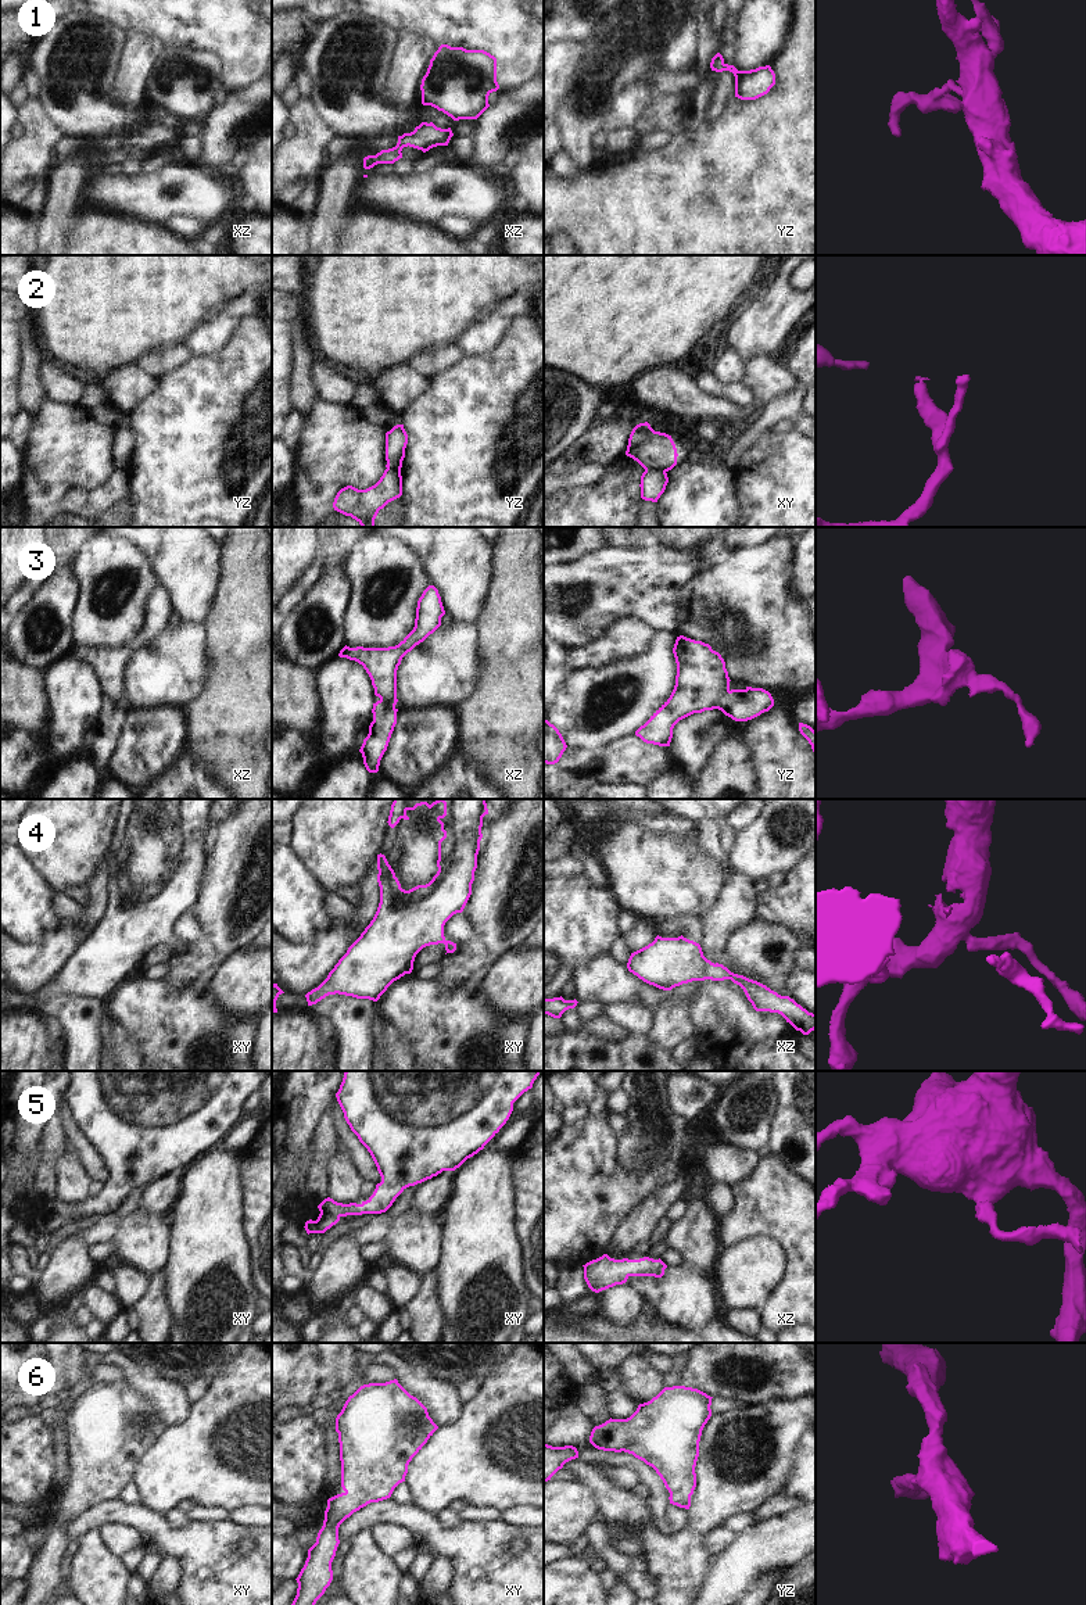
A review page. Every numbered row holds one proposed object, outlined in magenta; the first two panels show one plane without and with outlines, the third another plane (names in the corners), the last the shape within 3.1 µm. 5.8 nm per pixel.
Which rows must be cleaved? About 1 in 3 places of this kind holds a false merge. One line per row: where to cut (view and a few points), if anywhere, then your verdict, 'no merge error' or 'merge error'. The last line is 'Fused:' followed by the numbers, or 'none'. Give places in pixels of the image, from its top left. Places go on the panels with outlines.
1: cut none; no merge error
2: cut xy (645, 468), (659, 468), (665, 472); merge error
3: cut yz (728, 690), (714, 708); merge error
4: cut none; no merge error
5: cut none; no merge error
6: cut none; no merge error
Fused: 2, 3

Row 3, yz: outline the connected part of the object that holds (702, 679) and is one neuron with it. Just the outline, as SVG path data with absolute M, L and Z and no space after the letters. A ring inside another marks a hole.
M680 635L673 653L677 663L674 689L635 731L644 742L659 746L670 746L673 728L680 720L716 709L721 696L730 691L725 662L709 644Z

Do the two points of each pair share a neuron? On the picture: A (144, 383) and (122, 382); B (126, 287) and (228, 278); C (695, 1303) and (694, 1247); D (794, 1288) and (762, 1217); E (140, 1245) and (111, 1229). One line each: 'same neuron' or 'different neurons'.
A: same neuron
B: same neuron
C: different neurons
D: same neuron
E: same neuron

